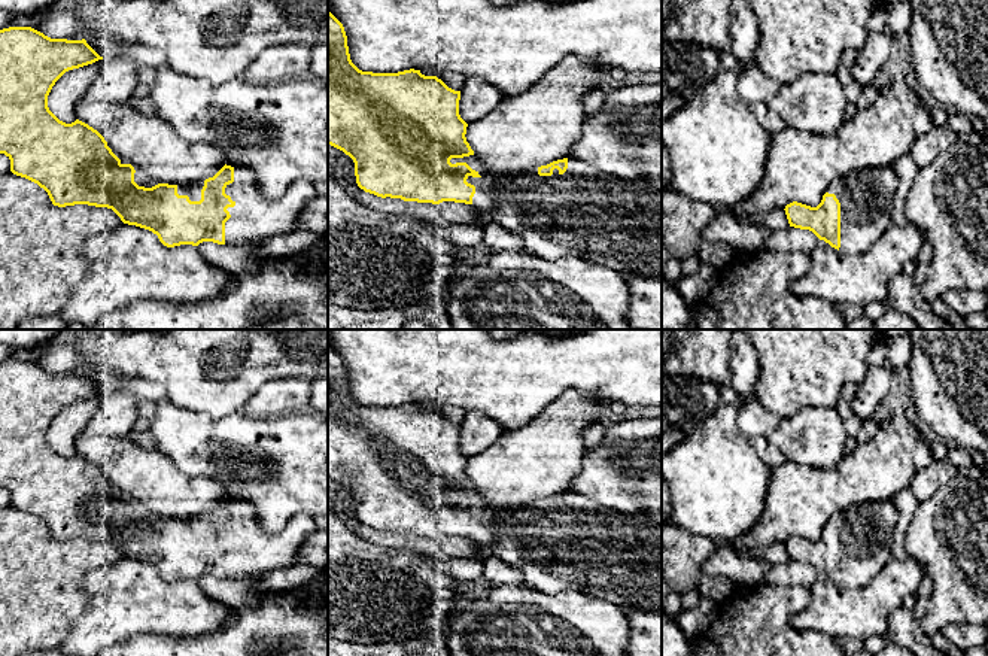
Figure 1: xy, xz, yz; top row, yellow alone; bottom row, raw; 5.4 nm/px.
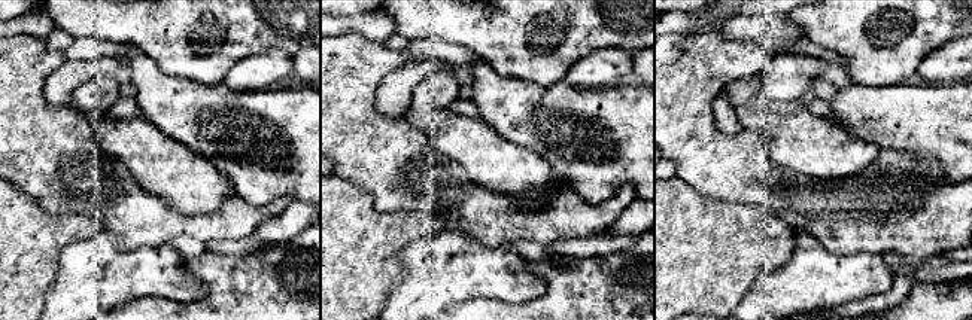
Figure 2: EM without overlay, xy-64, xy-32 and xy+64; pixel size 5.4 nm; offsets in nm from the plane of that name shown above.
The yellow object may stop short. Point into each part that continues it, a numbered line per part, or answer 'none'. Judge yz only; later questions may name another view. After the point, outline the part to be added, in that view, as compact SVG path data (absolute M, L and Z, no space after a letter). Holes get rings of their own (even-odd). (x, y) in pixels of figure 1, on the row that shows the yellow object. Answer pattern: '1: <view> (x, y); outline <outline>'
1: yz (866, 197); outline M884 165L839 177L827 188L840 203L840 252L864 252L893 224L897 186L899 174Z

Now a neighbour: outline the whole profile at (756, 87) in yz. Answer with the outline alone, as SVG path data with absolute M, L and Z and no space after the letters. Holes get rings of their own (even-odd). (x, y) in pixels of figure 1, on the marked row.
M759 66L744 67L739 91L745 101L769 103L782 85L775 79L769 78Z

